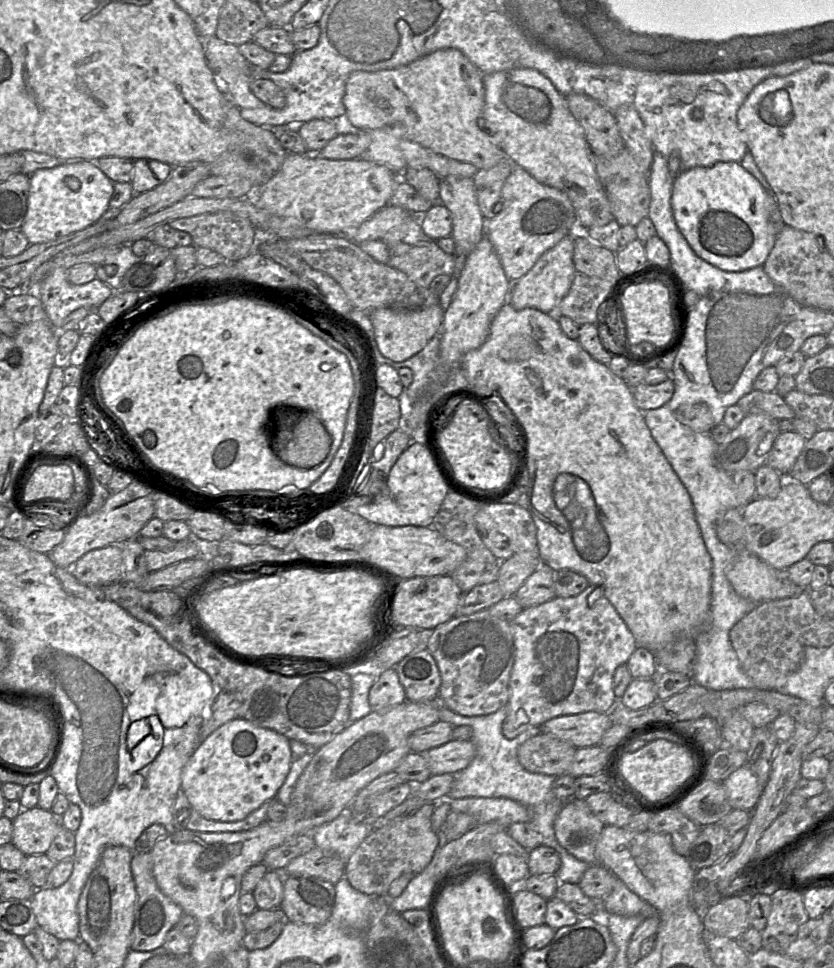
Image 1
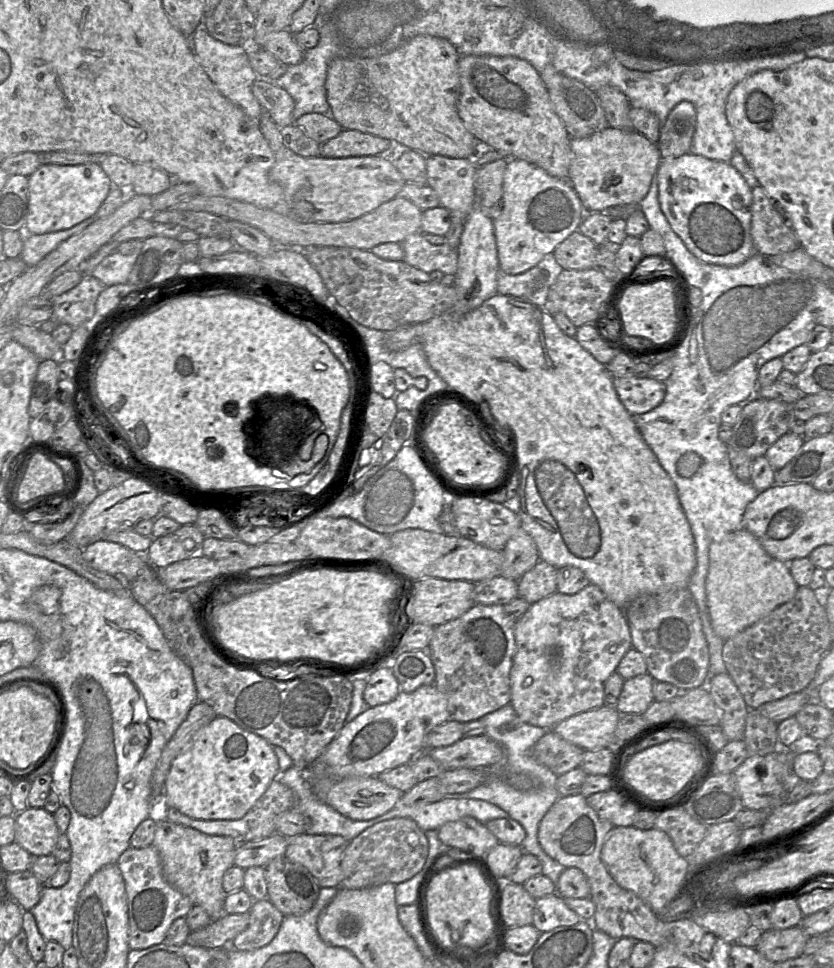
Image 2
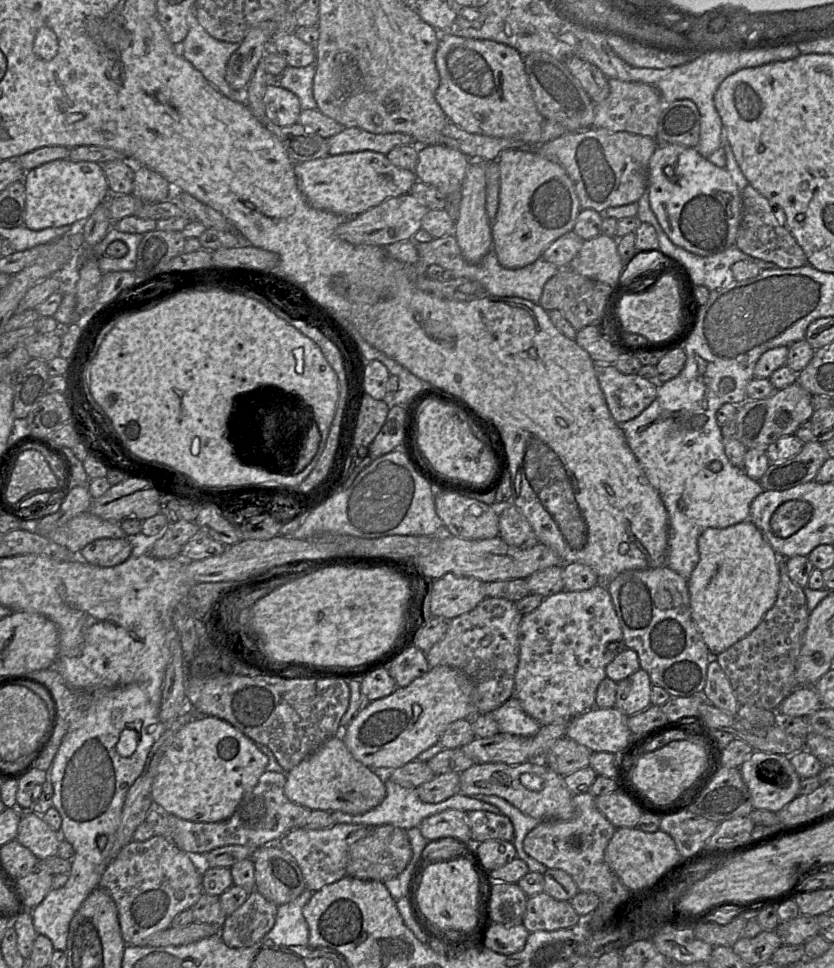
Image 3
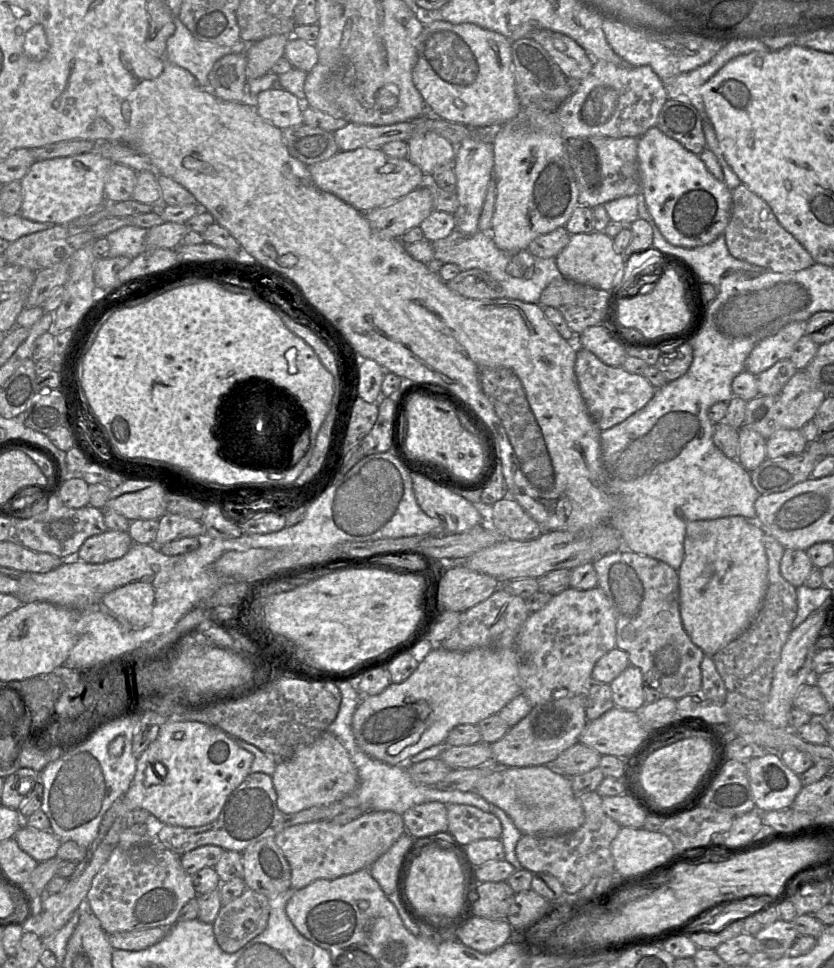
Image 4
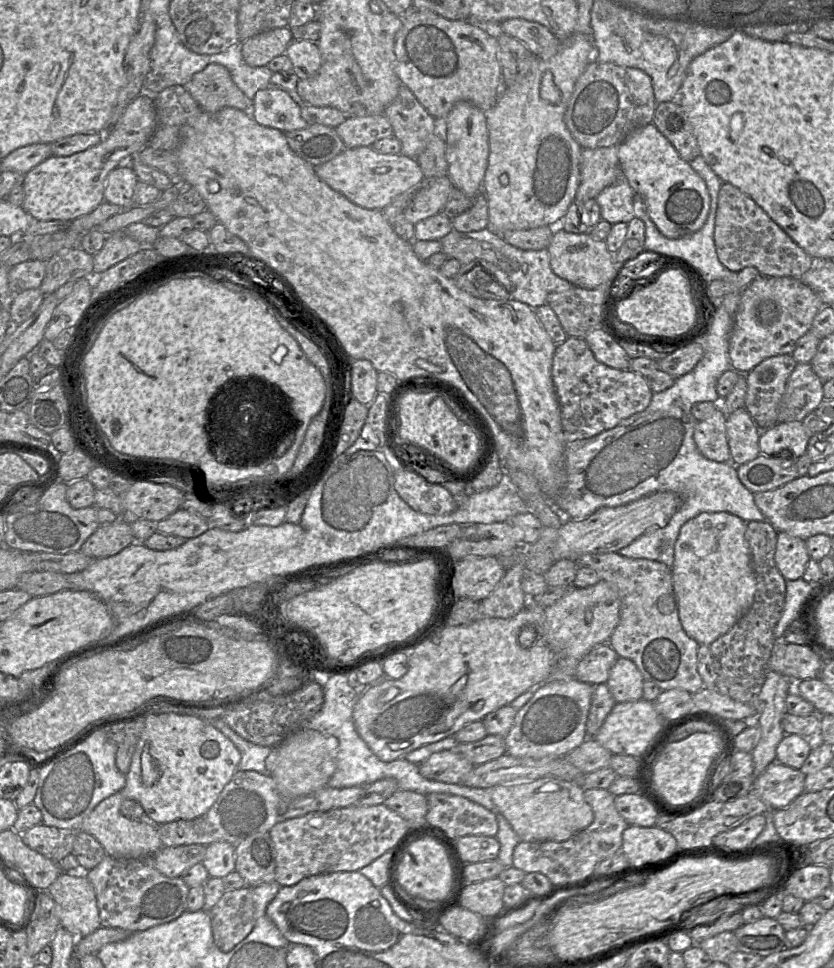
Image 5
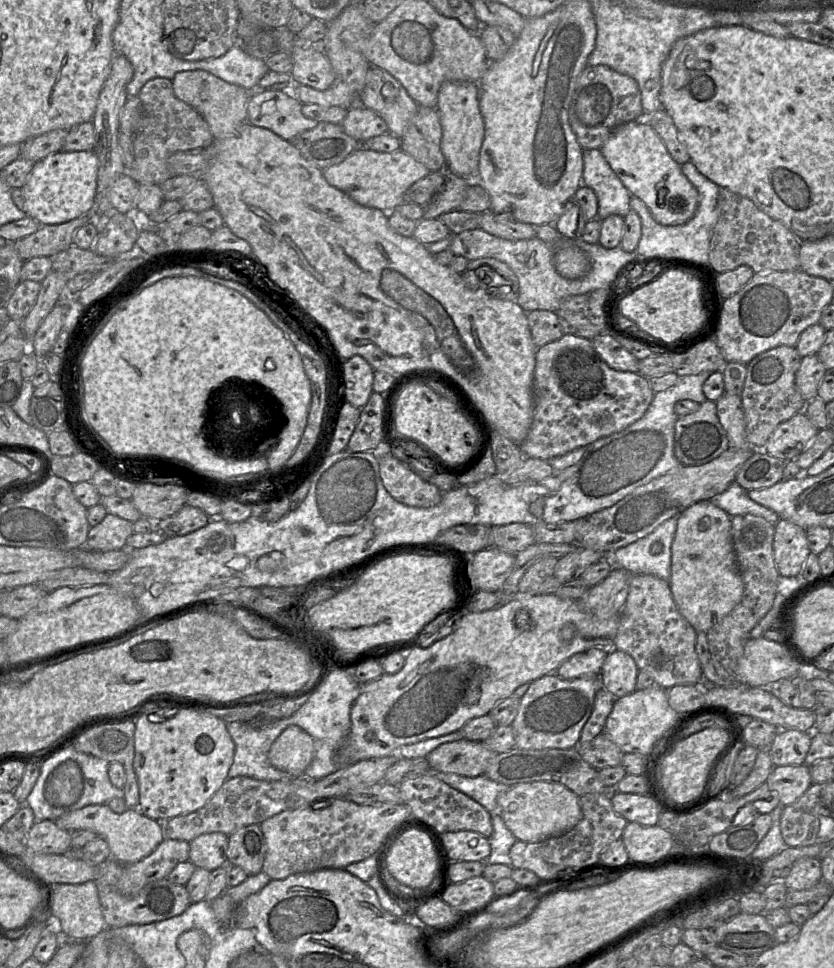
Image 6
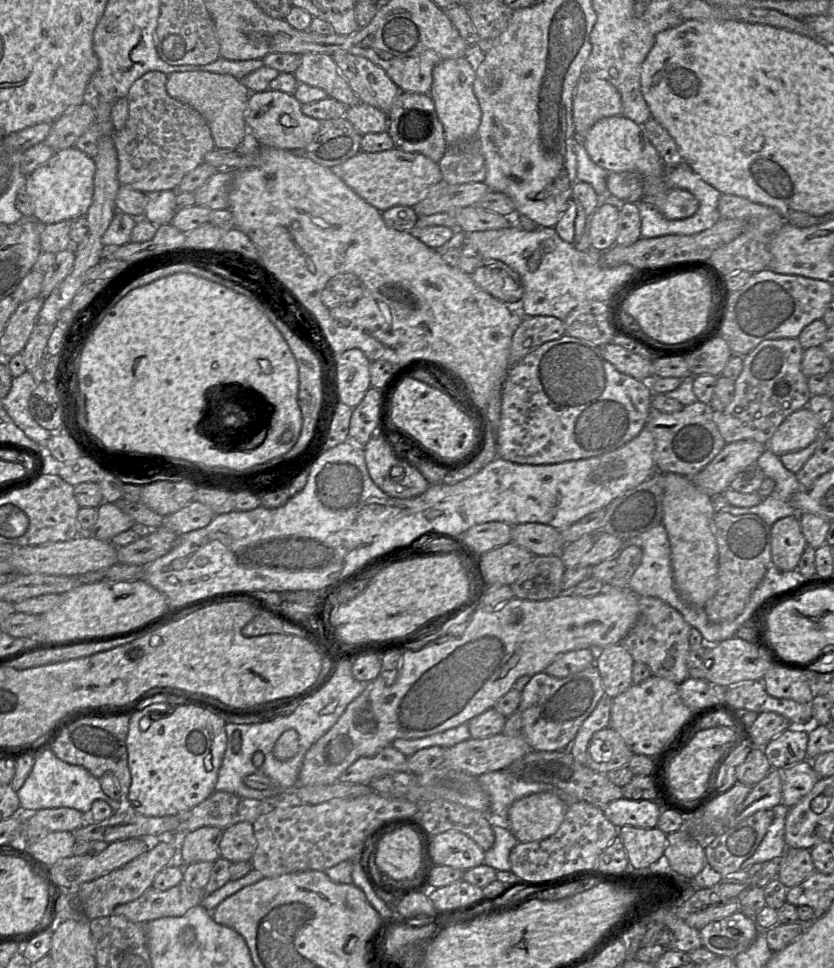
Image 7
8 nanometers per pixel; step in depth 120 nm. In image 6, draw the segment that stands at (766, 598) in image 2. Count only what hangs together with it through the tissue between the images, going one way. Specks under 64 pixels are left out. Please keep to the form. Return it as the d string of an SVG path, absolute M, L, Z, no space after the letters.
M709 500L697 502L678 516L677 529L671 546L670 588L680 614L696 632L707 633L741 601L744 584L733 549L731 517Z

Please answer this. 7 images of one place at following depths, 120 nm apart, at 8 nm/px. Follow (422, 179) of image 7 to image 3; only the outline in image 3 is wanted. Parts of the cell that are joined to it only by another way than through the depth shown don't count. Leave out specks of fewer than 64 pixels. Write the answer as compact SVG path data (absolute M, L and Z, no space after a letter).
M369 150L296 162L294 171L299 188L310 206L338 214L343 219L410 192L418 181L414 171L399 168L386 155Z

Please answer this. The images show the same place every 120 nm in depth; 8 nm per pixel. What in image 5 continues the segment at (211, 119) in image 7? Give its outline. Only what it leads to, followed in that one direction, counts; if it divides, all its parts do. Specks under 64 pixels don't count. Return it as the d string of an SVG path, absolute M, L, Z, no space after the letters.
M209 64L195 73L183 87L208 114L215 114L227 107L250 112L252 101L237 87L223 65Z

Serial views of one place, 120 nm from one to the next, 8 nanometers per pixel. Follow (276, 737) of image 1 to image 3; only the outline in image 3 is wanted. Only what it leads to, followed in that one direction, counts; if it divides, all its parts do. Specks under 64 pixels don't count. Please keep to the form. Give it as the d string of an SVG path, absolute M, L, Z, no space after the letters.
M203 716L183 726L166 746L152 783L152 802L184 820L219 822L234 813L267 764L267 756L251 738L225 720Z

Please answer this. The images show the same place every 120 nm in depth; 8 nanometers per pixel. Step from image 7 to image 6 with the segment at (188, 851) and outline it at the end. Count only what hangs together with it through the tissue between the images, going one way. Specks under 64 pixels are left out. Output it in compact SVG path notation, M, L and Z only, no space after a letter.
M222 832L201 834L189 842L189 860L197 867L213 871L228 864L228 836Z

